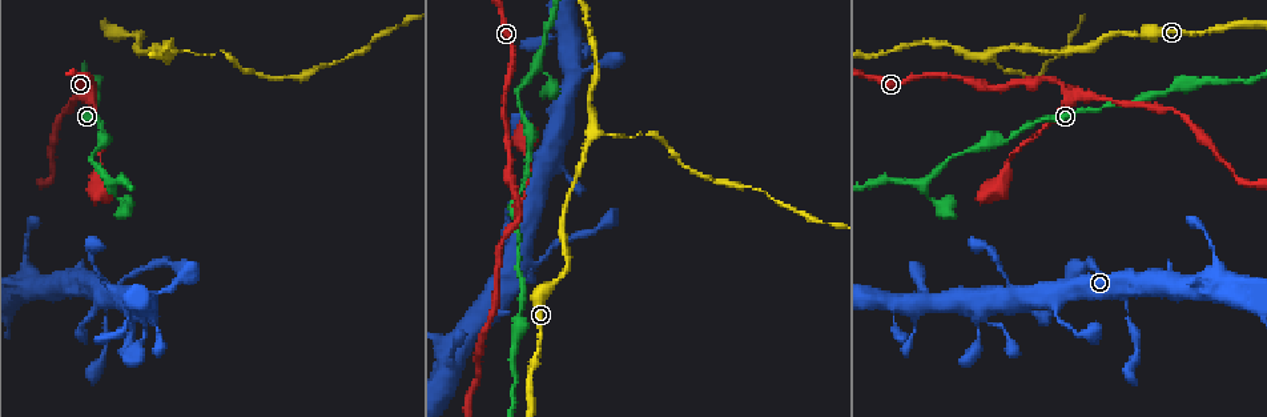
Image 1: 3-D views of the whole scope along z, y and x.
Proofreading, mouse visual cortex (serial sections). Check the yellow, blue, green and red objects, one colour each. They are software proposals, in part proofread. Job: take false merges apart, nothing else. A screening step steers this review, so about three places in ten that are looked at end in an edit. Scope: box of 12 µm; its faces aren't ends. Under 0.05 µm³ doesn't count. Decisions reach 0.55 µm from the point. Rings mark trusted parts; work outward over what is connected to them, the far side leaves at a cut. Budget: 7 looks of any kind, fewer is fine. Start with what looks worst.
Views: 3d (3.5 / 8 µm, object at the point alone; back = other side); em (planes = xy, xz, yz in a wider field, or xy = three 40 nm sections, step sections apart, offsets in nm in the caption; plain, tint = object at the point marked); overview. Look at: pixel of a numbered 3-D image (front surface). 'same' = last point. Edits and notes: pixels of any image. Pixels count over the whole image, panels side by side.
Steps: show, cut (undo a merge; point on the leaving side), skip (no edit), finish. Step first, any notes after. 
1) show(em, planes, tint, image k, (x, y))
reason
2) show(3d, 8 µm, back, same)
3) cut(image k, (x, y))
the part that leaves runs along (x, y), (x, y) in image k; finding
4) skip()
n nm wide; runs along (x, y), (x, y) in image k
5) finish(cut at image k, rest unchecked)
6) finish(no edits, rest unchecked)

show(3d, 3.5 µm, image 1, (593, 138))

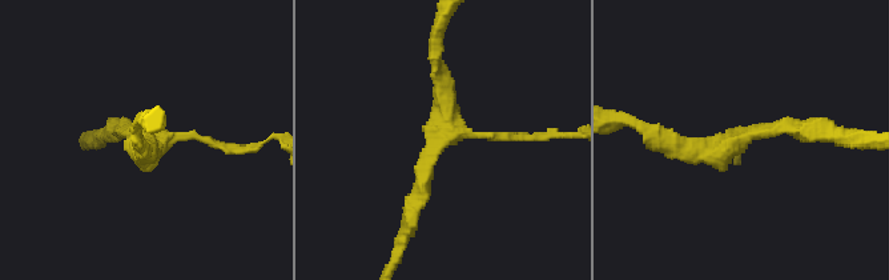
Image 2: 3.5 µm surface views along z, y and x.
show(em, planes, tint, image 2, (148, 138))
3 arms; arms of 100, 200, 250 nm; shape alone is not enough

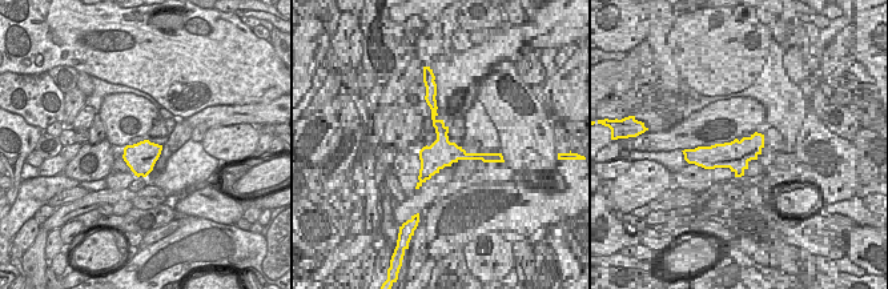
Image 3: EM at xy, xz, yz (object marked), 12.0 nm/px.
skip()
runs along (407, 219), (449, 136), (530, 136) in image 2; one cell here

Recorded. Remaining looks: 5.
show(3d, 8 µm, image 1, (1065, 84))
abrupt turn

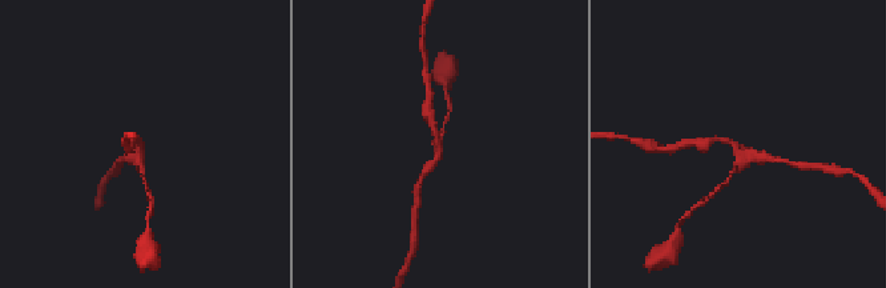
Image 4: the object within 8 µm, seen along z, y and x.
show(3d, 3.5 µm, image 4, (438, 145))

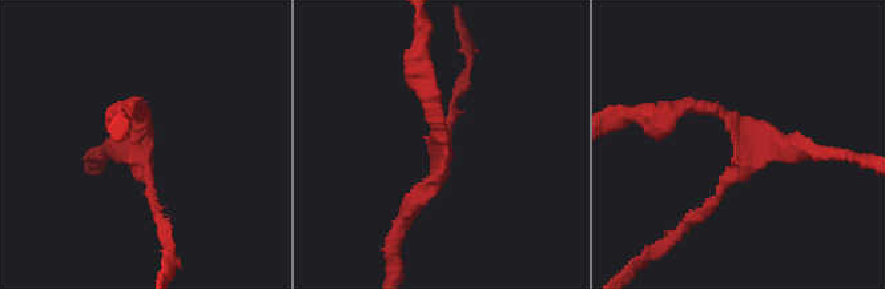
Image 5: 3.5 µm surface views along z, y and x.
skip()
arms of 150, 200, 250 nm; one cell here

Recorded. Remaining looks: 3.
show(3d, 8 µm, image 1, (563, 38))
calibre changes

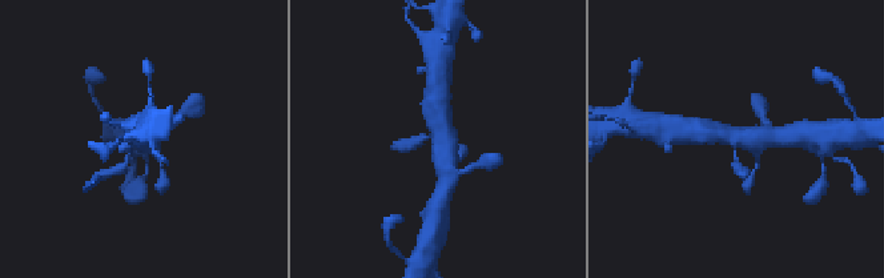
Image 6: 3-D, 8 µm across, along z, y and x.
show(em, xy, step 3, tint, image 6, (738, 140))

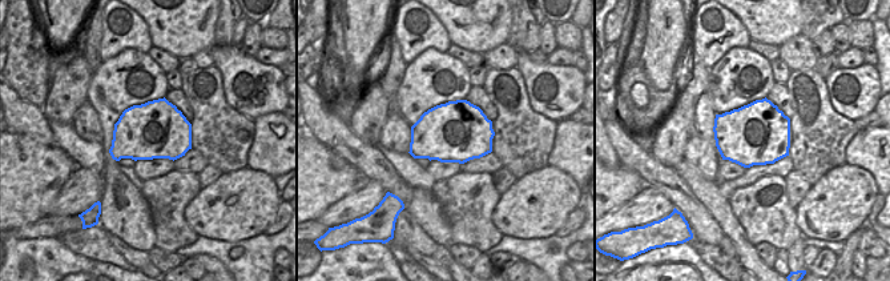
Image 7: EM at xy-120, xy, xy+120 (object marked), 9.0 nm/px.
skip()
runs along (447, 176), (438, 103) in image 6; one cell here

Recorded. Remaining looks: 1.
finish(no edits, rest unchecked)

